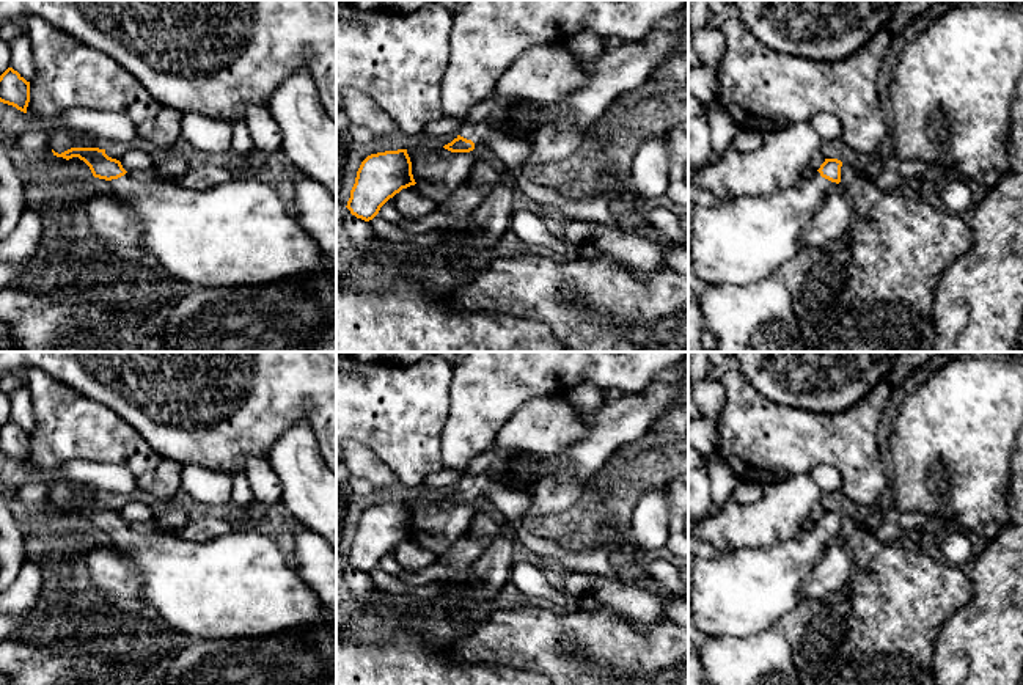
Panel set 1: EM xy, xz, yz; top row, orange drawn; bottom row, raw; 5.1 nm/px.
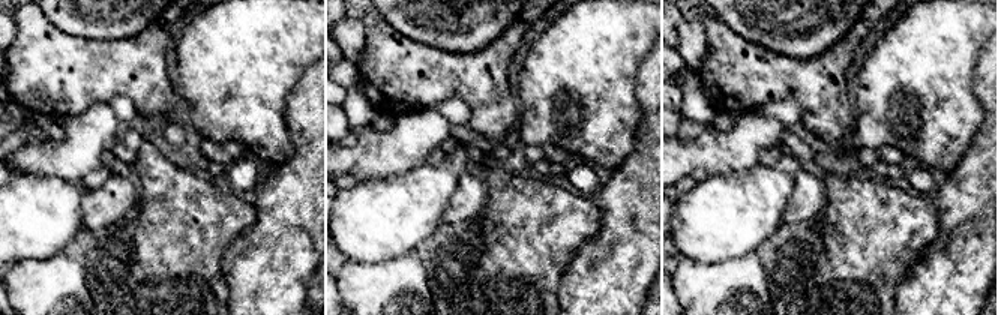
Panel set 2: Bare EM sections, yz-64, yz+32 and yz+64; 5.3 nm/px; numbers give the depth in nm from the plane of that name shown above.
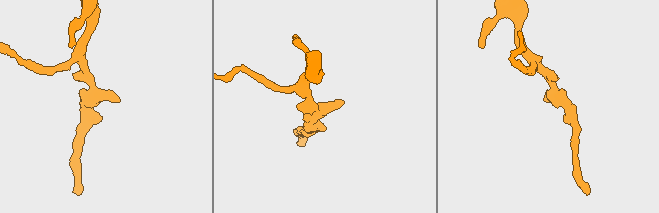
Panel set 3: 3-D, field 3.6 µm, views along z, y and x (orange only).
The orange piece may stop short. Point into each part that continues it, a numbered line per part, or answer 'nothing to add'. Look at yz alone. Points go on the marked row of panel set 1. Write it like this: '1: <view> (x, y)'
1: yz (740, 241)

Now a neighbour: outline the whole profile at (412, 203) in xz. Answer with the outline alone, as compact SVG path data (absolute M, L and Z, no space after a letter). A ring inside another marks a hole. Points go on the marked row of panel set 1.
M420 185L402 189L393 196L396 211L407 223L418 223L438 209L437 203L429 200Z

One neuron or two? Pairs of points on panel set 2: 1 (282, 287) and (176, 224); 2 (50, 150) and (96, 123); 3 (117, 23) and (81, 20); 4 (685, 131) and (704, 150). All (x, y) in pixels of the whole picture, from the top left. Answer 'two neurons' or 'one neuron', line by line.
1: two neurons
2: one neuron
3: one neuron
4: two neurons

